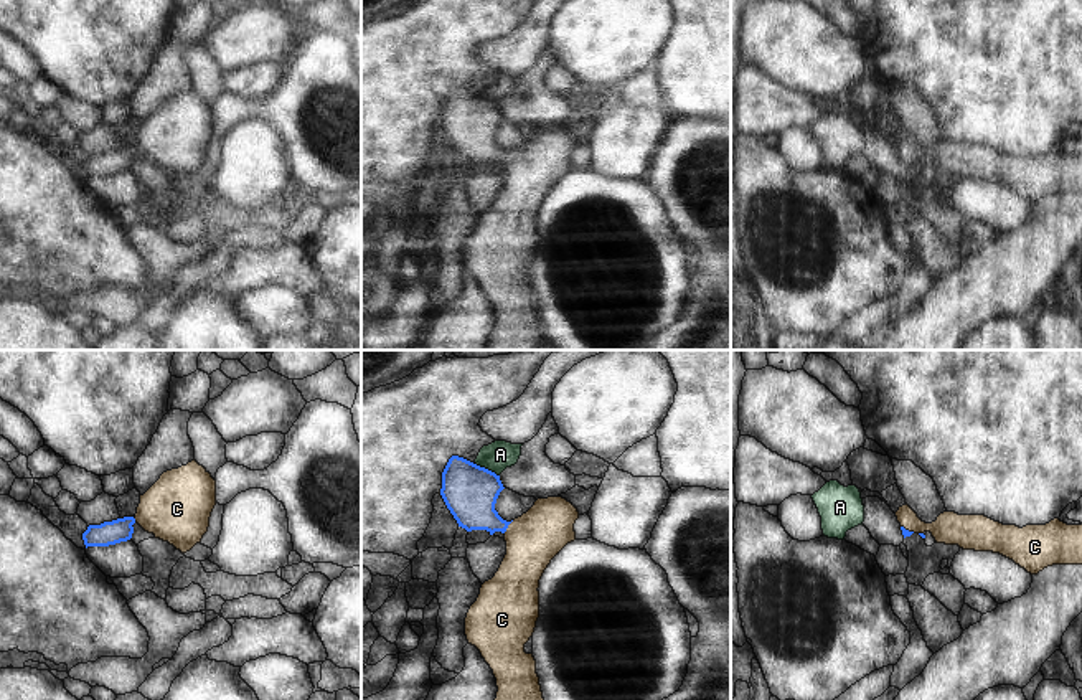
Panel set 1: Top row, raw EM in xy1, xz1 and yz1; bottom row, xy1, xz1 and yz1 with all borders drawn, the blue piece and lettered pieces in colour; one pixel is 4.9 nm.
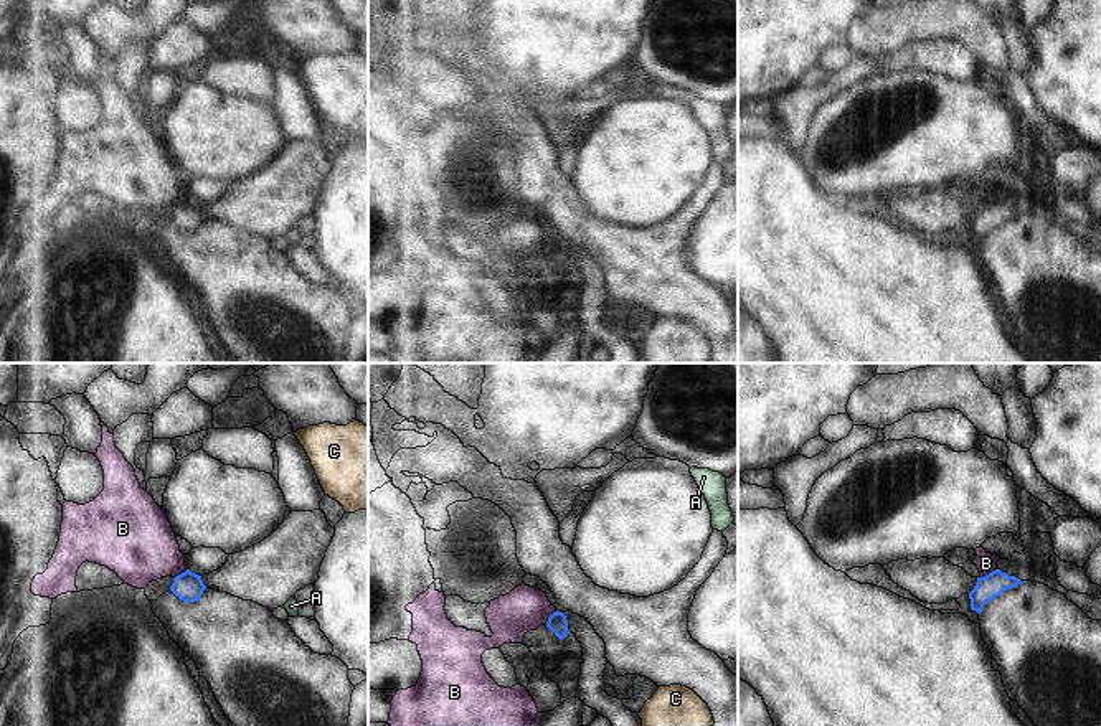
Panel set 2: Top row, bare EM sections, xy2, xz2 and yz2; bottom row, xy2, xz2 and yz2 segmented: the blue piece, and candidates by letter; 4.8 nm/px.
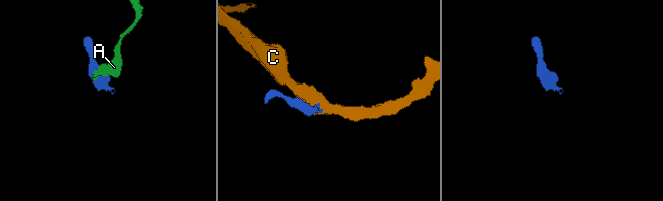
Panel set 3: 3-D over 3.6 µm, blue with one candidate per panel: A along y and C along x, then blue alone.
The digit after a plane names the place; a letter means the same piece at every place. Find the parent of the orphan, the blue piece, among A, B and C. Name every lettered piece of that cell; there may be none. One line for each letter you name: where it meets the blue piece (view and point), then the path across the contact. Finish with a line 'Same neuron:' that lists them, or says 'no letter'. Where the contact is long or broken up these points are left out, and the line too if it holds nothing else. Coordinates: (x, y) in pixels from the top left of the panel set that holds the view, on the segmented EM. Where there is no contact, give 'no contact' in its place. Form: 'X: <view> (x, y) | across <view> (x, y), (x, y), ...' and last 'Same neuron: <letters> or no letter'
C: xz1 (507, 527) | across xz1 (470, 492), (507, 527), (522, 535), (536, 537)
Same neuron: C

